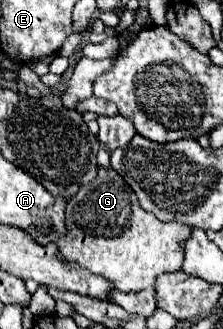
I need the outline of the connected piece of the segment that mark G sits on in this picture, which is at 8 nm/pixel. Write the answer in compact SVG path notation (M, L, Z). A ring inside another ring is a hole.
M103 166L97 168L91 184L85 184L69 198L65 216L67 236L57 242L61 254L89 272L111 280L123 292L151 288L159 274L181 270L183 242L193 230L187 224L161 222L155 214L145 212L131 186L113 168Z

